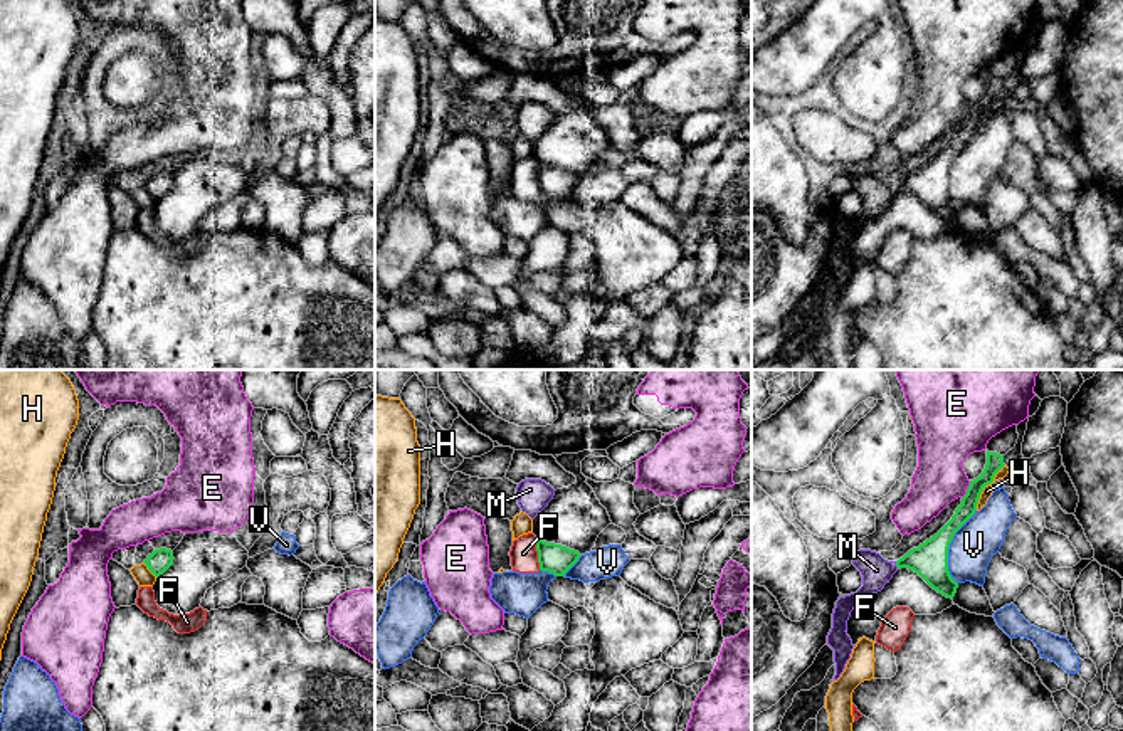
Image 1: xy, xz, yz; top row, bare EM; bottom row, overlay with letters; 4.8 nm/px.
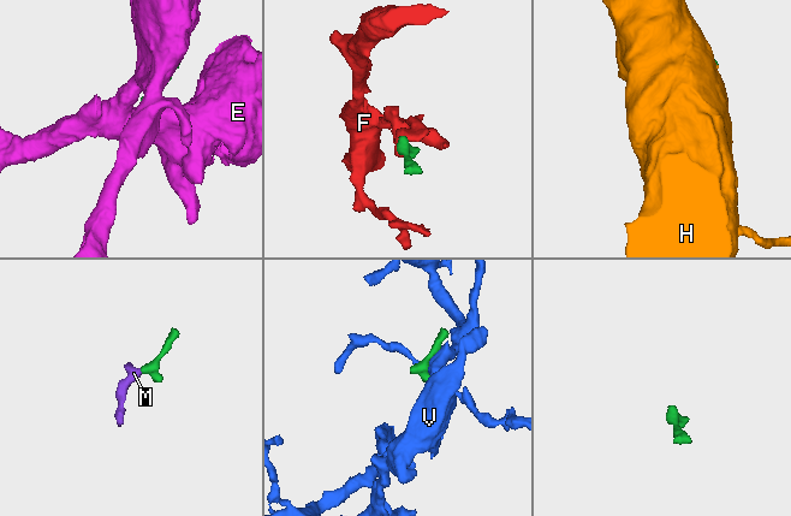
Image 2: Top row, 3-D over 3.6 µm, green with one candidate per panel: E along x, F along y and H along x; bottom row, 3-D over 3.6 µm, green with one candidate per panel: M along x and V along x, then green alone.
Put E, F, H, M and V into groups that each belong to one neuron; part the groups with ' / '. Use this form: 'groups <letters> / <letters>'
groups E / F / H / M / V

